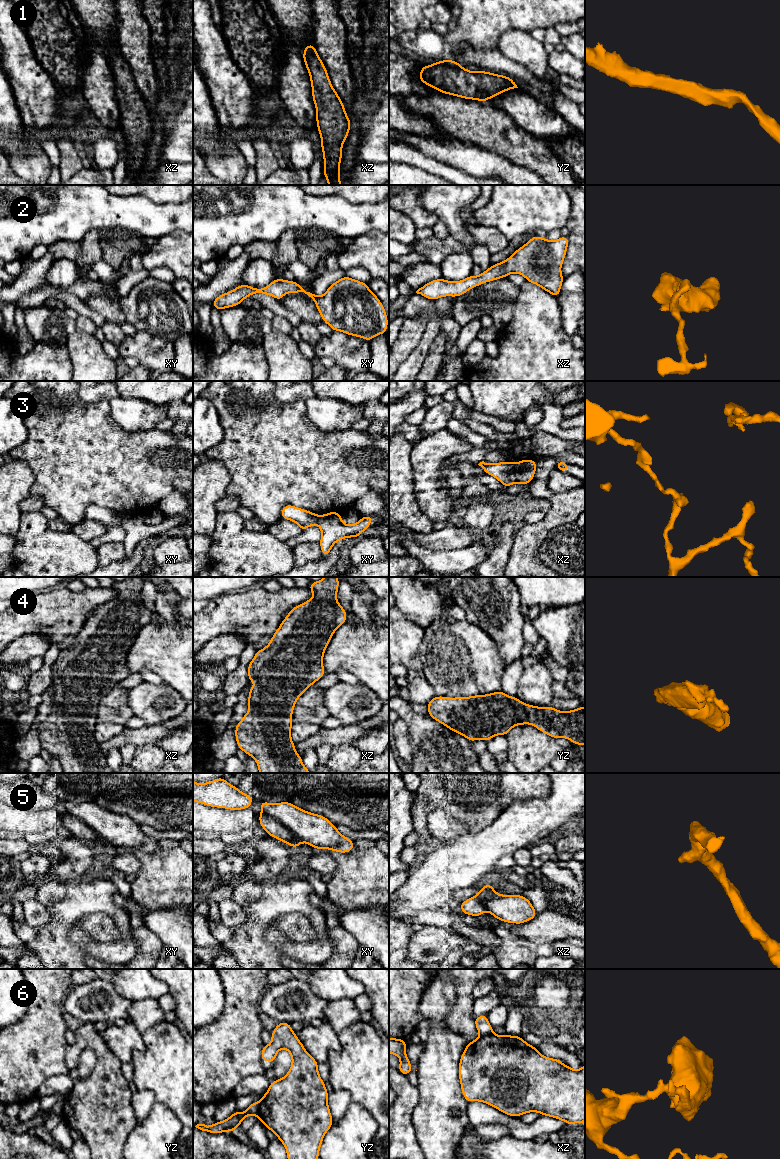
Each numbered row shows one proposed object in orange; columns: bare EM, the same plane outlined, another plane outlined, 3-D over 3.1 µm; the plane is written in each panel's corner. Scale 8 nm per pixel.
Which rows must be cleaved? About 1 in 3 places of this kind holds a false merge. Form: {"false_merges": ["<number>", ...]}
{"false_merges": ["3", "5", "6"]}

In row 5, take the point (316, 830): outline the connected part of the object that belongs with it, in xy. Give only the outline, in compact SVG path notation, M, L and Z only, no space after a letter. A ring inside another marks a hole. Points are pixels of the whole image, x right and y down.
M259 802L262 813L274 818L287 828L295 838L308 843L314 849L328 849L349 853L354 841L343 836L329 819L296 807L291 802Z

